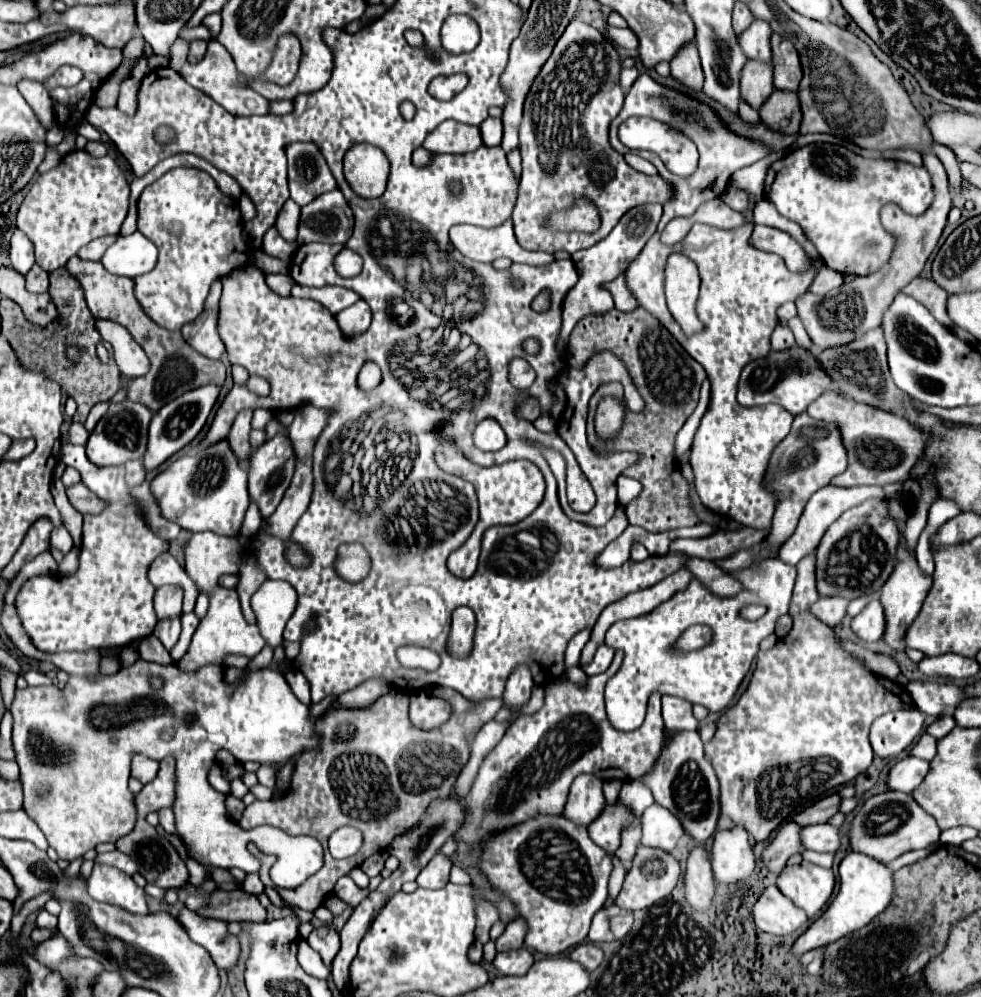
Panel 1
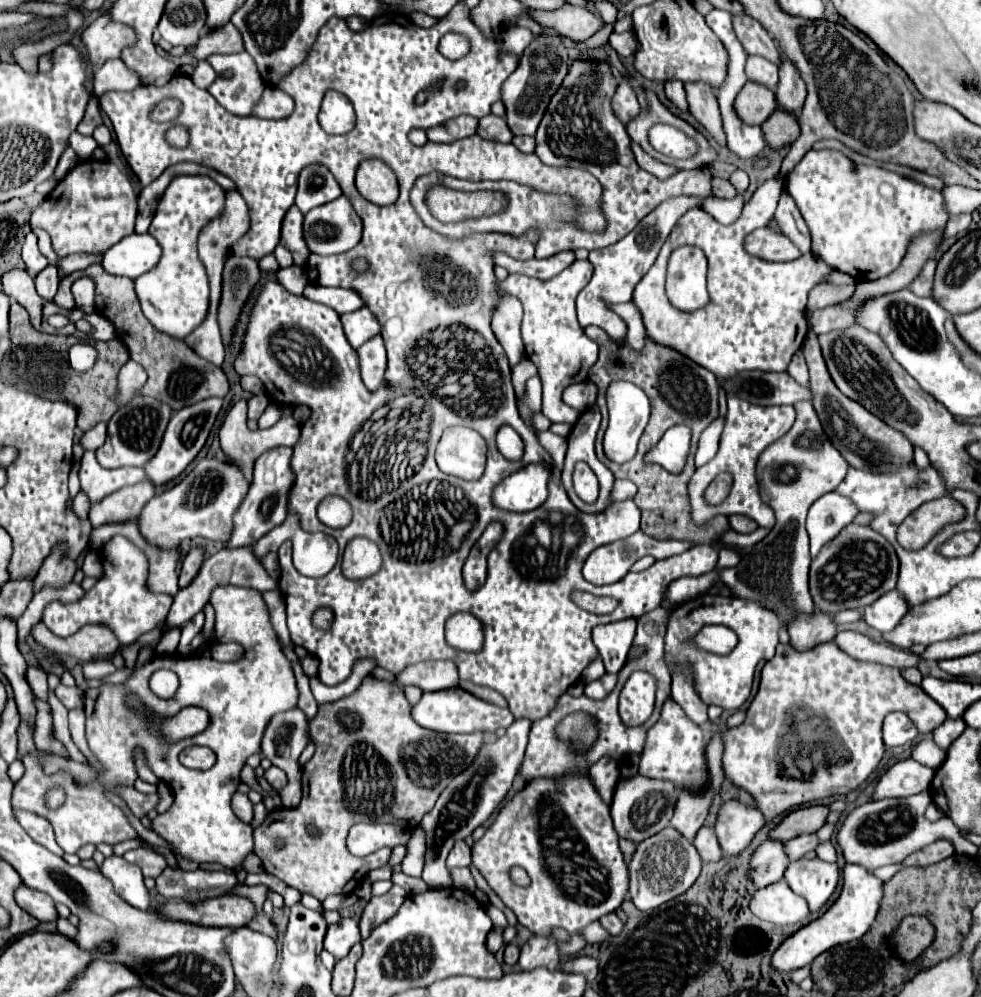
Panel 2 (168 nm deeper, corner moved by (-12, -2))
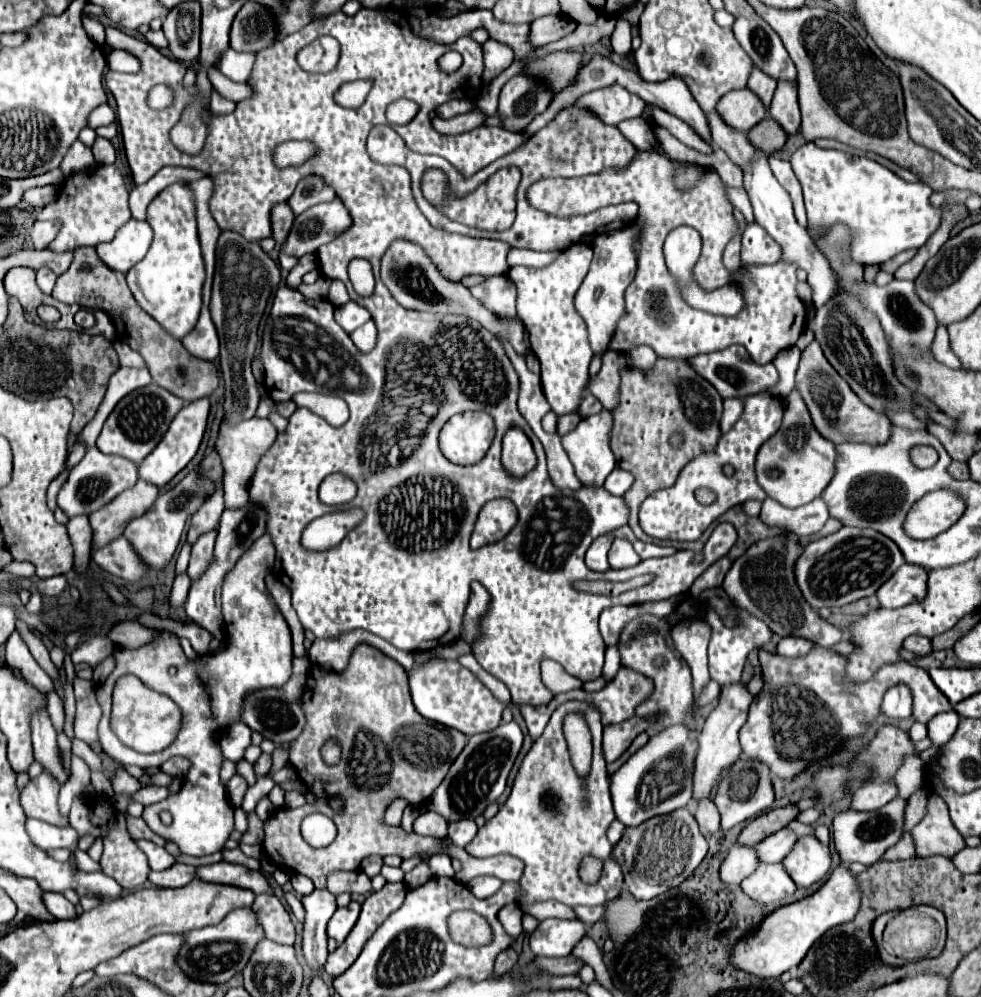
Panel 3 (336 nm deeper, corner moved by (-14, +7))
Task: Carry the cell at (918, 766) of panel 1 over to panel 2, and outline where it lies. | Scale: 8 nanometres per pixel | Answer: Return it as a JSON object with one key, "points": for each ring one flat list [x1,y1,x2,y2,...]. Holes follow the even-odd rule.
{"points":[[912,758,900,760,880,776,874,788,872,800,906,798,922,790,928,790,932,784,932,776,934,776,934,770,928,766,922,766,920,762]]}

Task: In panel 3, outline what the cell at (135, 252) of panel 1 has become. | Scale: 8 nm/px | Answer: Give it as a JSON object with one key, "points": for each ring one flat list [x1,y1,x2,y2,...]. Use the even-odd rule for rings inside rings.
{"points":[[130,219,112,241,100,243,96,247,98,257,114,271,126,273,130,271,138,261,144,259,146,251,150,249,150,243,154,239,152,227,146,221]]}

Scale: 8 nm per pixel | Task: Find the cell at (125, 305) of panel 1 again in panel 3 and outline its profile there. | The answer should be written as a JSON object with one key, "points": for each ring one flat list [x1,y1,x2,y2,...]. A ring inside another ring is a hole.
{"points":[[78,247,74,251,74,261,66,273,62,273,64,279,56,281,56,287,52,291,52,297,62,301,62,303,78,303,90,309,100,309,104,311,114,327,116,327,116,337,122,343,128,343,134,351,138,351,146,367,154,379,156,385,168,389,172,395,184,399,184,401,194,401,200,397,208,397,220,383,218,369,212,361,202,361,190,355,180,339,174,339,168,335,168,331,162,331,162,327,136,303,132,291,128,291,126,277,118,271,112,271,106,263,100,261,96,255,94,247],[82,265,90,265,92,269,88,273,82,271],[132,341,132,343,130,343]]}

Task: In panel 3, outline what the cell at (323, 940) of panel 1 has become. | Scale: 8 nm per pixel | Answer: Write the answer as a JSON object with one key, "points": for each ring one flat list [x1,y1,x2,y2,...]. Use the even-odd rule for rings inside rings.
{"points":[[352,901,344,909,336,909,336,913,332,915,332,919,328,923,328,937,336,939,340,945,348,937,352,927,356,925,358,915,360,915,360,903,356,903,356,901]]}

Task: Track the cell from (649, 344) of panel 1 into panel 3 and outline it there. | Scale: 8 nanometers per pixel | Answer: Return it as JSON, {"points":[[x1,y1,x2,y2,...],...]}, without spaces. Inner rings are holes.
{"points":[[660,357,660,359,656,359,654,367,648,369,646,373,636,369,636,367,622,367,620,373,622,373,620,375,622,377,620,403,612,411,614,425,612,425,612,435,610,435,610,447,612,447,612,453,618,461,618,467,632,471,634,477,636,477,636,483,624,493,624,499,630,505,628,525,632,527,632,531,636,531,638,539,658,541,660,545,670,543,676,549,700,551,700,547,704,545,712,527,716,527,718,523,732,523,736,527,738,539,736,539,736,547,732,547,728,557,734,561,754,541,784,533,780,529,770,529,758,517,744,515,742,507,736,505,736,507,728,509,714,525,710,525,710,529,698,541,668,541,668,539,648,537,638,523,638,511,640,511,642,501,658,489,672,487,676,483,682,467,690,459,698,457,704,451,712,451,712,447,716,447,718,437,720,437,718,421,720,421,720,415,722,415,722,397,716,391,716,387,712,387,712,383,708,383,702,375,696,375,696,371,692,371,692,365,686,359,662,359],[674,431,682,431,684,437,686,437,684,443,678,449,668,445,668,437]]}

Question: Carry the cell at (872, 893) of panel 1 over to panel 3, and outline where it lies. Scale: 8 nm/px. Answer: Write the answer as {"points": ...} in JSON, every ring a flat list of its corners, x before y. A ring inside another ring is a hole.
{"points":[[838,865,830,879,814,895,770,913,762,921,756,935,742,939,734,947,730,961,734,967,758,977,780,977,784,971,790,971,802,963,812,943,816,943,824,931,838,927,840,923,850,923,856,917,856,911,860,911,860,899,862,891,856,873,850,871,848,865]]}

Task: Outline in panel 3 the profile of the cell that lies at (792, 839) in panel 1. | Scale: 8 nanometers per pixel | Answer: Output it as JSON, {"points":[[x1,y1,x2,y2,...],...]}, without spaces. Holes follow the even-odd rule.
{"points":[[734,845,720,867,720,879,724,883,738,885,742,883,742,879,752,875,752,871,756,871,758,865,760,865,760,859,756,859,756,847]]}

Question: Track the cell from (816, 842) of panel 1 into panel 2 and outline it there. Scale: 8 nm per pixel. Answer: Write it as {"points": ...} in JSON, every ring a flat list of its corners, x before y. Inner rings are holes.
{"points":[[802,834,802,836,796,836,796,838,788,840,788,842,784,844,784,852,786,852,788,860,794,862,794,860,800,860,806,852,814,850,816,846,818,846,816,834]]}

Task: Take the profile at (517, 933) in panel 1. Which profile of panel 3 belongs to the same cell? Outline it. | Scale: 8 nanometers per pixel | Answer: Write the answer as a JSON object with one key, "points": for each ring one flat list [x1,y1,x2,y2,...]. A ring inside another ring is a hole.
{"points":[[512,947,506,949,506,951,502,951,502,953,498,955,498,959,496,959,494,977,500,977,500,975,504,975,506,971,510,971,510,969,516,965,516,961,518,961,518,953,516,953]]}

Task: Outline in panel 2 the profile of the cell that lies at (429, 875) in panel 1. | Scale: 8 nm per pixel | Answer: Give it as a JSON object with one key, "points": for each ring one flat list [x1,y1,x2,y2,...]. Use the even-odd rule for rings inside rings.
{"points":[[456,840,454,848,448,854,448,868,456,866,470,866,470,846,464,840]]}

